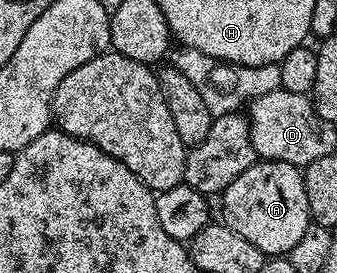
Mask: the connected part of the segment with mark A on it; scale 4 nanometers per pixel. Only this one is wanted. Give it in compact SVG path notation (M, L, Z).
M257 160L224 189L222 200L223 224L238 231L242 239L254 243L254 247L266 255L288 254L310 224L304 178L301 170L290 163Z

